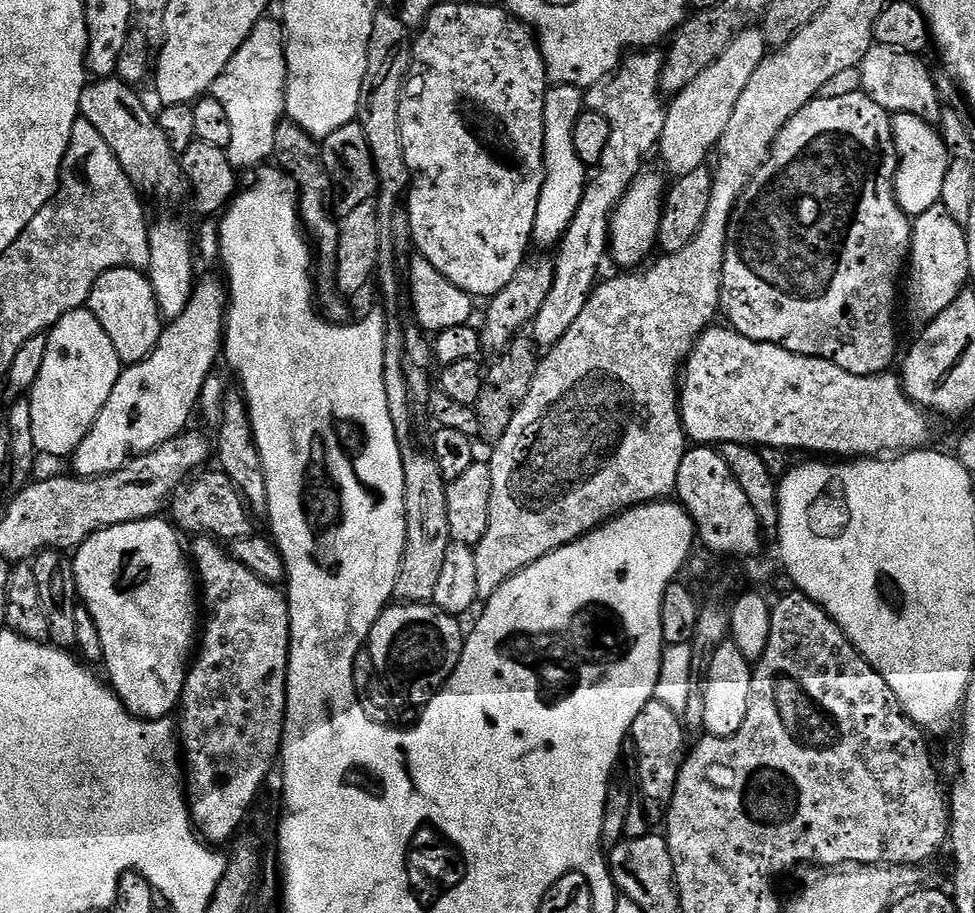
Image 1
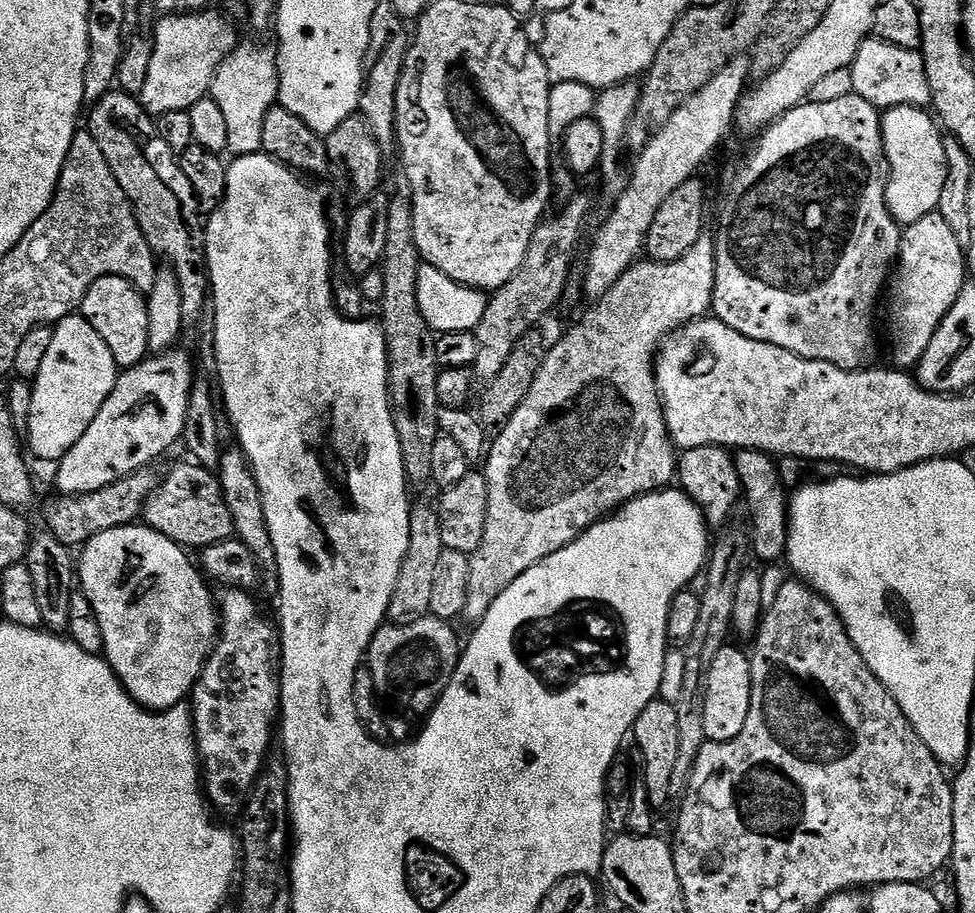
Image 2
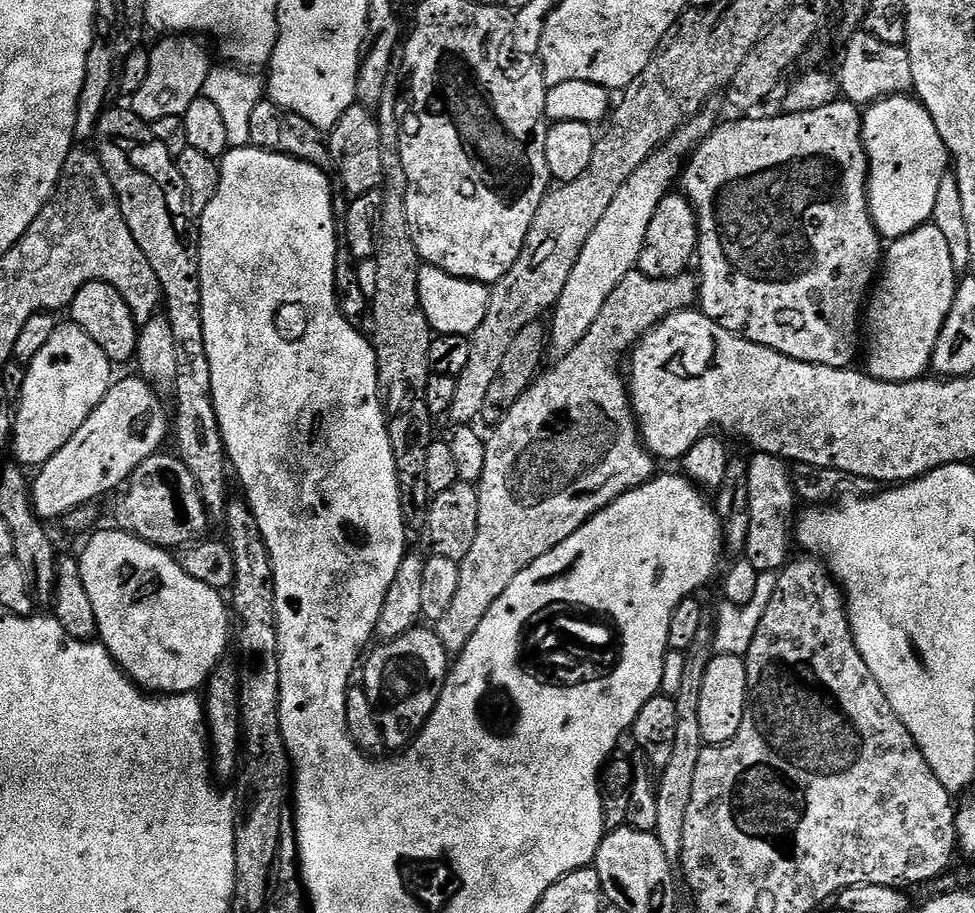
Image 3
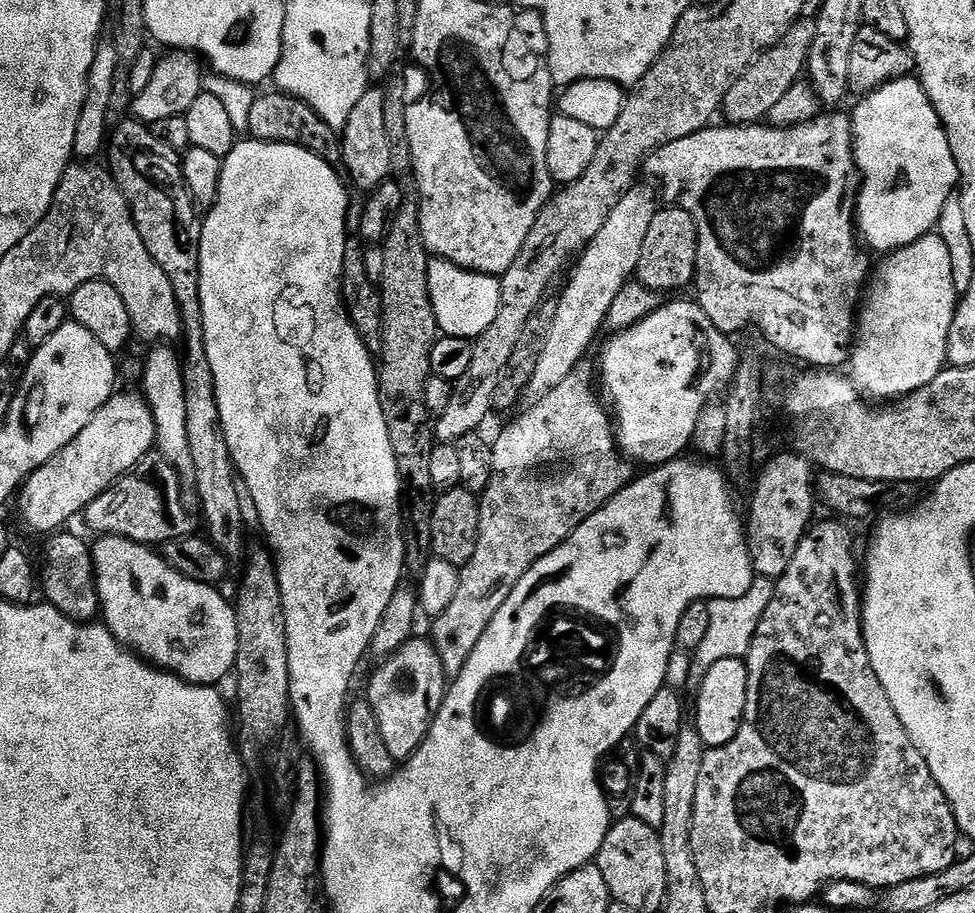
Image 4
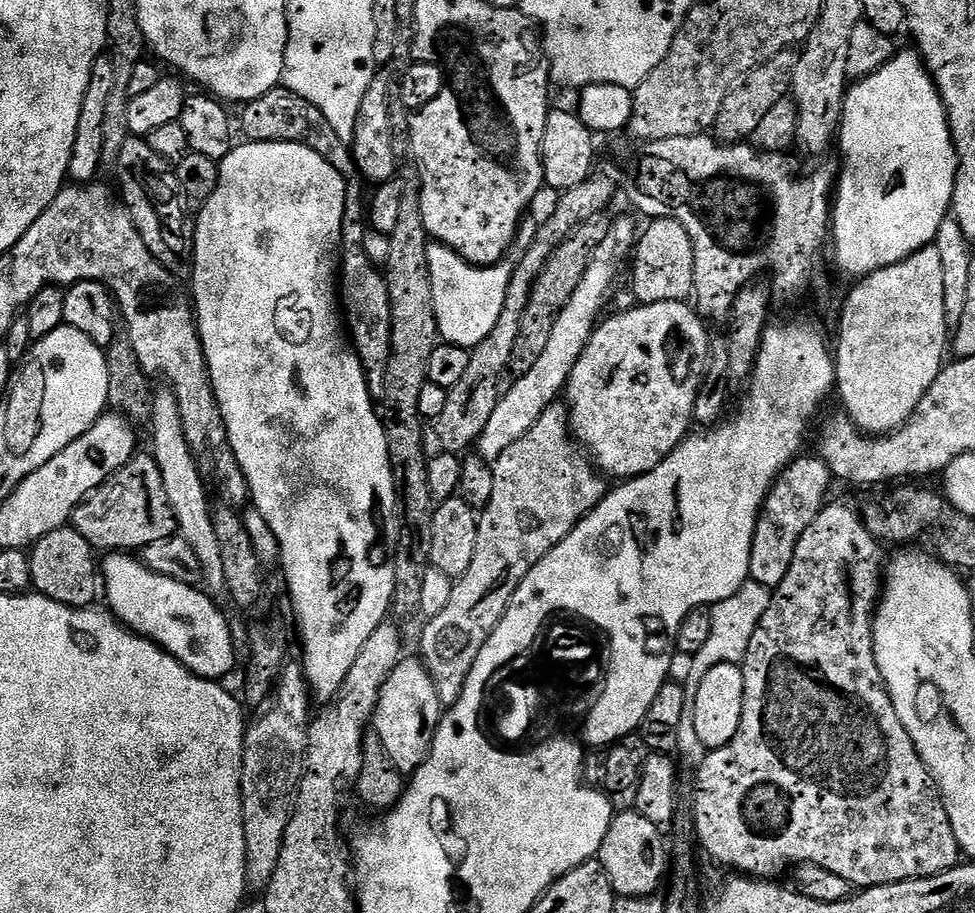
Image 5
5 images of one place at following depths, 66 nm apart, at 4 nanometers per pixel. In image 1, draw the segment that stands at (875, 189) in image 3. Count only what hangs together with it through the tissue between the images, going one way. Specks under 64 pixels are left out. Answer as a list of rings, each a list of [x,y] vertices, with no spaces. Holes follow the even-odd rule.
[[[898,113],[892,116],[892,137],[896,143],[896,201],[902,206],[902,210],[909,218],[915,218],[926,214],[935,204],[940,203],[942,194],[942,182],[946,182],[946,170],[948,169],[948,151],[939,131],[933,125],[927,124],[914,114]]]

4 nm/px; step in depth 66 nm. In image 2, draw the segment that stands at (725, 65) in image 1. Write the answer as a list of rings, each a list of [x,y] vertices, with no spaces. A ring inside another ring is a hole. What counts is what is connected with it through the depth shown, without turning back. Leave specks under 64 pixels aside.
[[[747,55],[735,56],[728,65],[698,94],[690,97],[670,119],[659,125],[656,137],[644,148],[636,168],[631,169],[628,188],[614,202],[608,221],[600,228],[600,237],[596,240],[596,249],[592,252],[592,261],[588,264],[588,277],[583,277],[582,292],[585,297],[605,296],[622,278],[622,274],[645,251],[650,222],[658,214],[658,206],[682,186],[682,182],[693,179],[696,172],[712,156],[712,151],[723,142],[734,128],[736,108],[744,97],[752,76],[752,61]]]

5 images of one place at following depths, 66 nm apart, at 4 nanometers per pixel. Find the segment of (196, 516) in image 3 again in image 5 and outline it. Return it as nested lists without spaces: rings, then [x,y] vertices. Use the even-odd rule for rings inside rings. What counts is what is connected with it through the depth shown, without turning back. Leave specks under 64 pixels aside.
[[[150,454],[133,456],[125,468],[119,468],[101,488],[90,492],[72,511],[70,524],[94,550],[105,548],[103,551],[108,554],[139,550],[178,532],[174,510],[166,498],[162,470],[158,470],[156,459]]]

